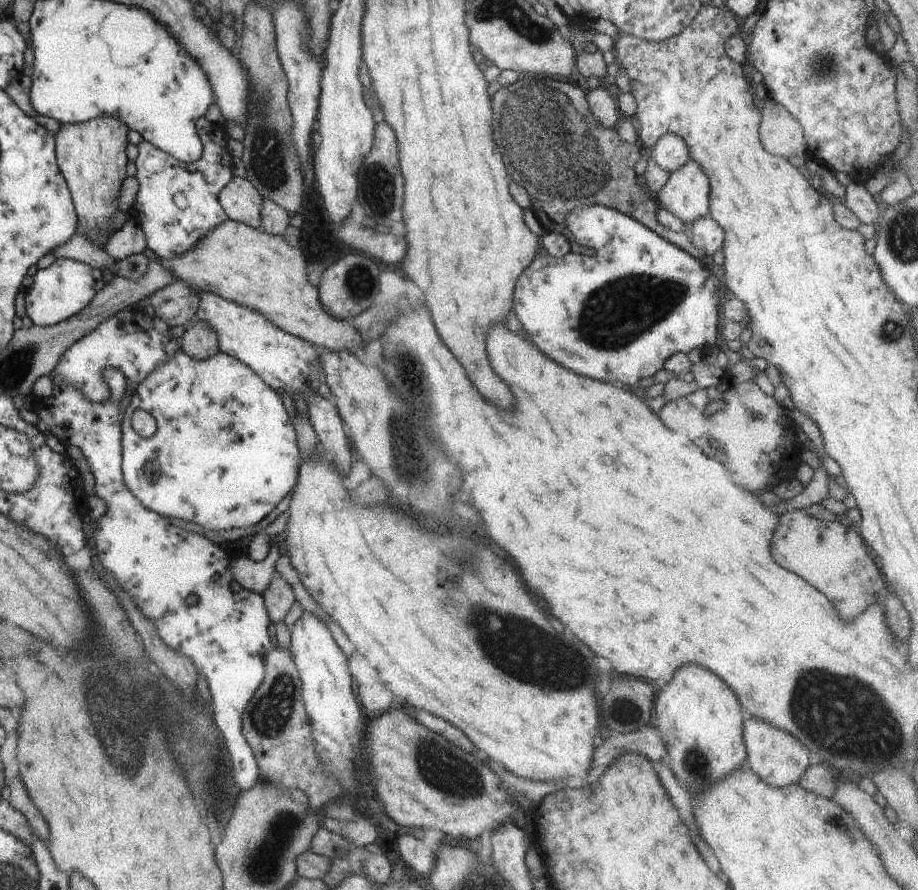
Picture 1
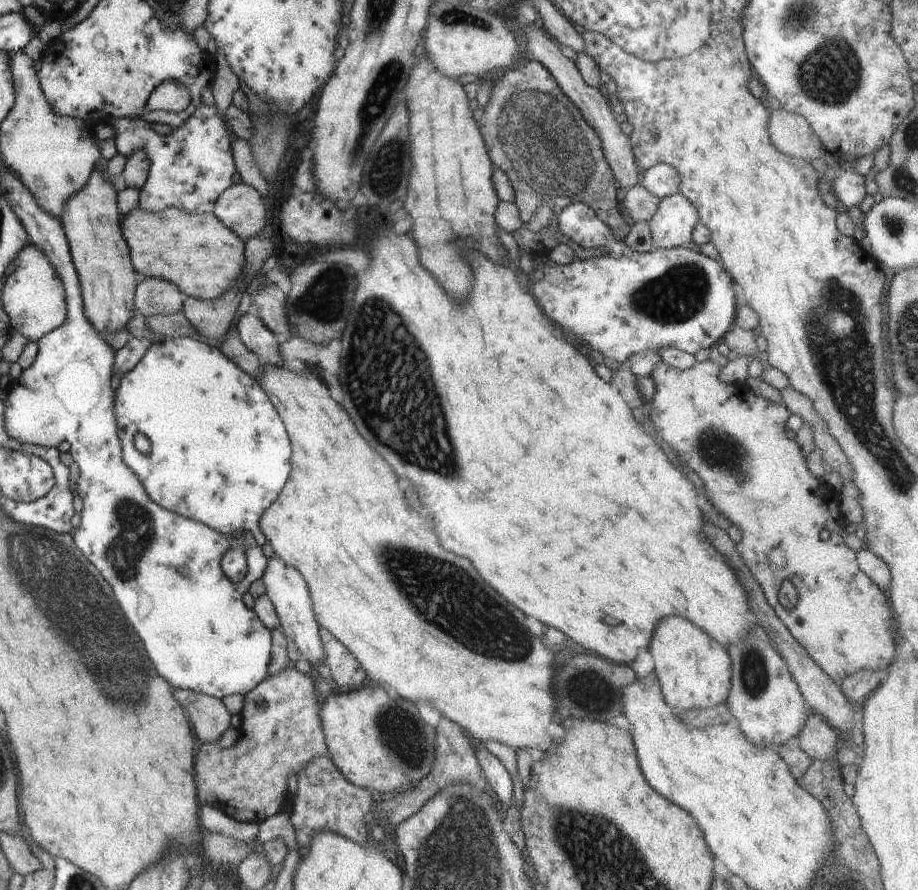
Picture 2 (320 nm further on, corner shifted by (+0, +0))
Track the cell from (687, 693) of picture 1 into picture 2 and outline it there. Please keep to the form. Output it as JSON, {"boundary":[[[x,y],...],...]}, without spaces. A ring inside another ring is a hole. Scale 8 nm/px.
{"boundary":[[[668,616],[654,628],[650,652],[654,656],[661,693],[676,712],[693,708],[713,709],[727,701],[731,687],[731,658],[702,628],[682,616]]]}

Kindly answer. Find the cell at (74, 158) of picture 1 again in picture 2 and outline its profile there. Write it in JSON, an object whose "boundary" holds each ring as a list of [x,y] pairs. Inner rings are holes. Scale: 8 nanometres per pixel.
{"boundary":[[[94,170],[85,187],[66,201],[60,220],[79,278],[85,316],[98,336],[110,345],[111,336],[126,329],[133,317],[138,280],[121,233],[122,214],[118,208],[117,192],[103,175]]]}

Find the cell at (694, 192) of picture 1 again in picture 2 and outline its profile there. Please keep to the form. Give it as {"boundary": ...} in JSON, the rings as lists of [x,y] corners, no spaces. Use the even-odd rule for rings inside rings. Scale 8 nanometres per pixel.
{"boundary":[[[674,193],[672,196],[659,200],[657,211],[649,222],[652,235],[651,248],[667,249],[692,245],[692,229],[699,223],[699,216],[693,204],[683,194]]]}

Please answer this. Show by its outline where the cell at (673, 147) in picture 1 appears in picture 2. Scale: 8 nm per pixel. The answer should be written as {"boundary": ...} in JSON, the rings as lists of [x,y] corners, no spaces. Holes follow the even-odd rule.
{"boundary":[[[658,163],[644,170],[642,184],[652,195],[663,199],[679,192],[681,178],[673,166]]]}

